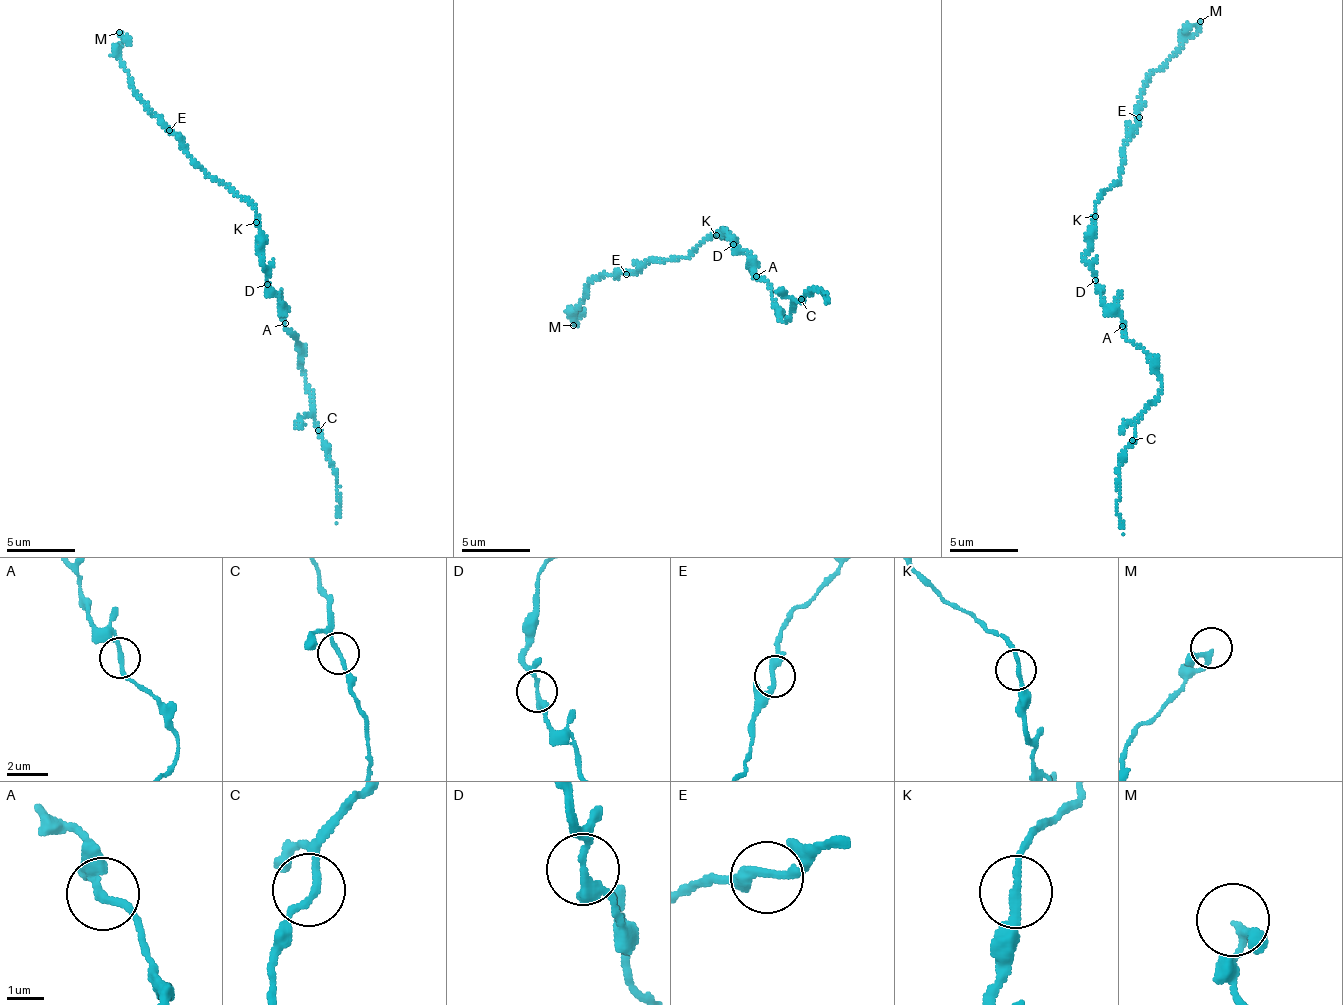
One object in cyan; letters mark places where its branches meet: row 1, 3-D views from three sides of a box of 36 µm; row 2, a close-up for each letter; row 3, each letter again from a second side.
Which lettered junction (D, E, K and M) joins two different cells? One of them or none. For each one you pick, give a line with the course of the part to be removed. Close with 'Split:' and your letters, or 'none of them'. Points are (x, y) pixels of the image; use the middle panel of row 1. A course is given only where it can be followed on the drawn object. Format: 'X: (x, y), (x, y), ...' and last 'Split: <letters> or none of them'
Split: none of them

